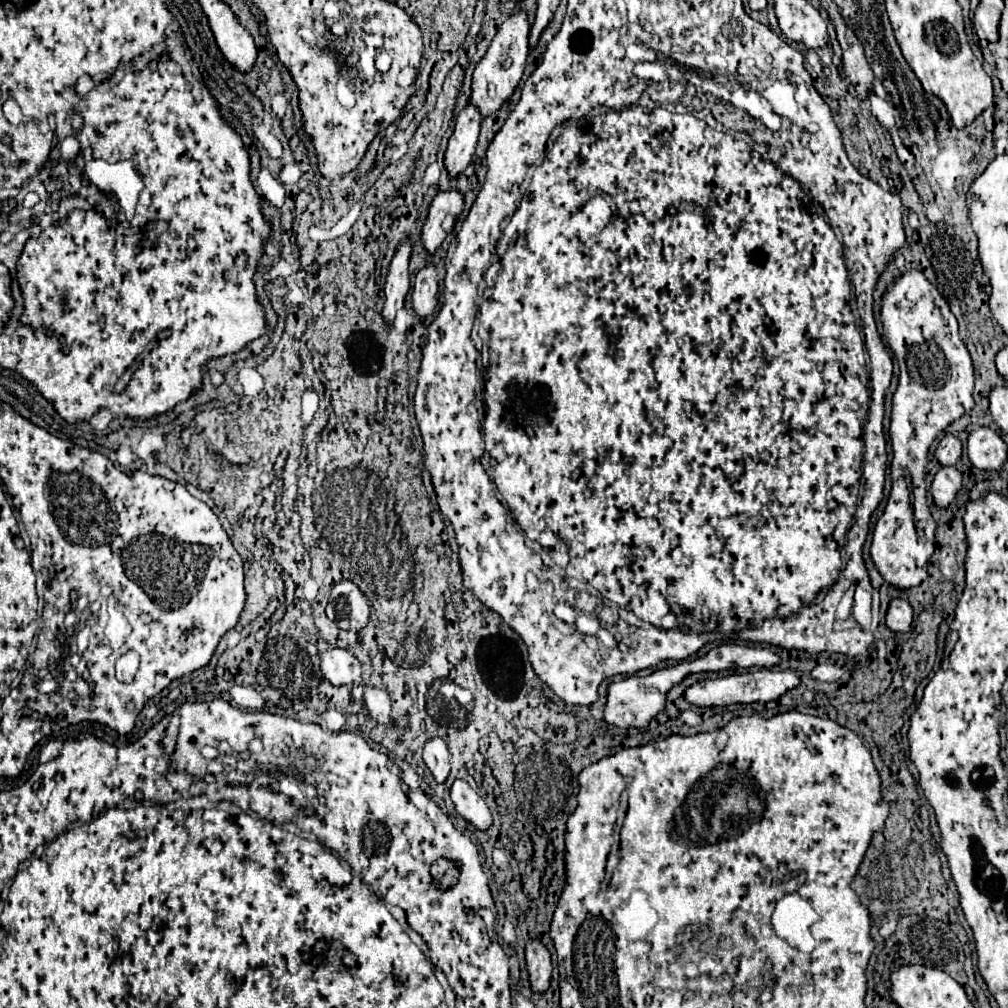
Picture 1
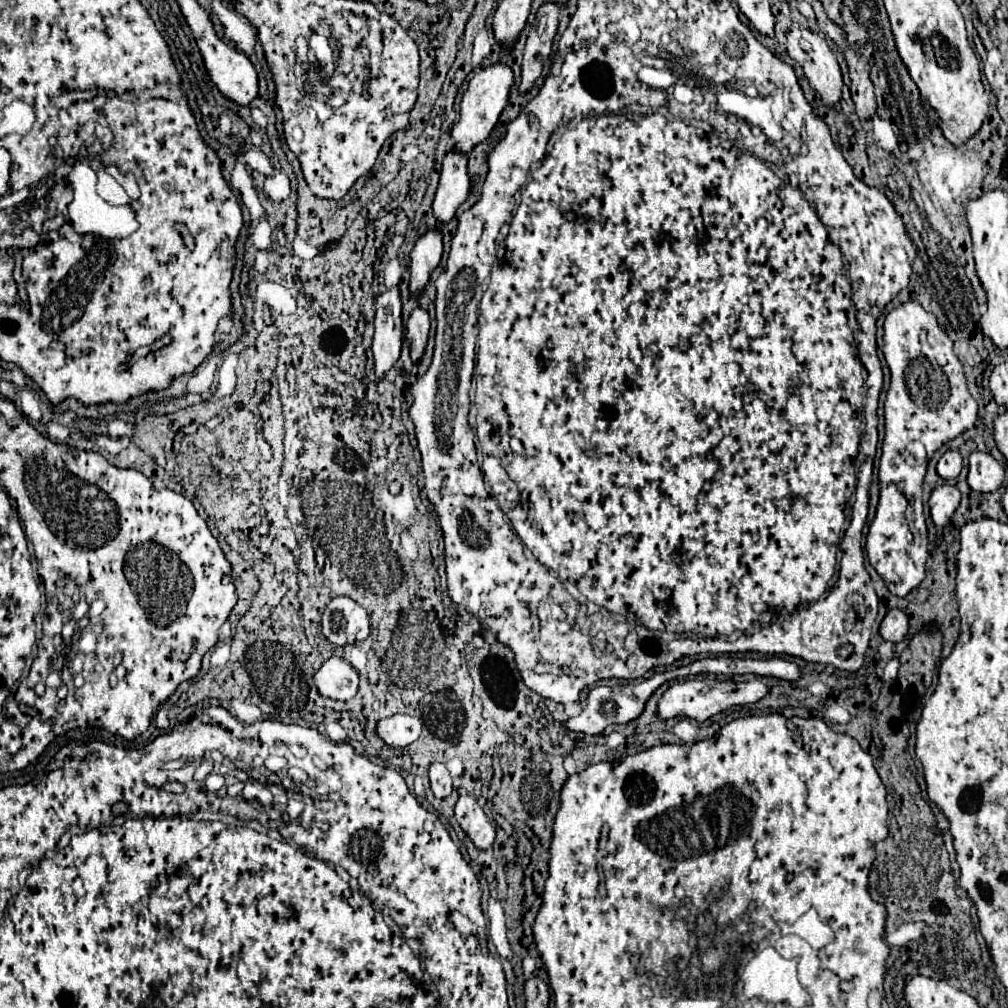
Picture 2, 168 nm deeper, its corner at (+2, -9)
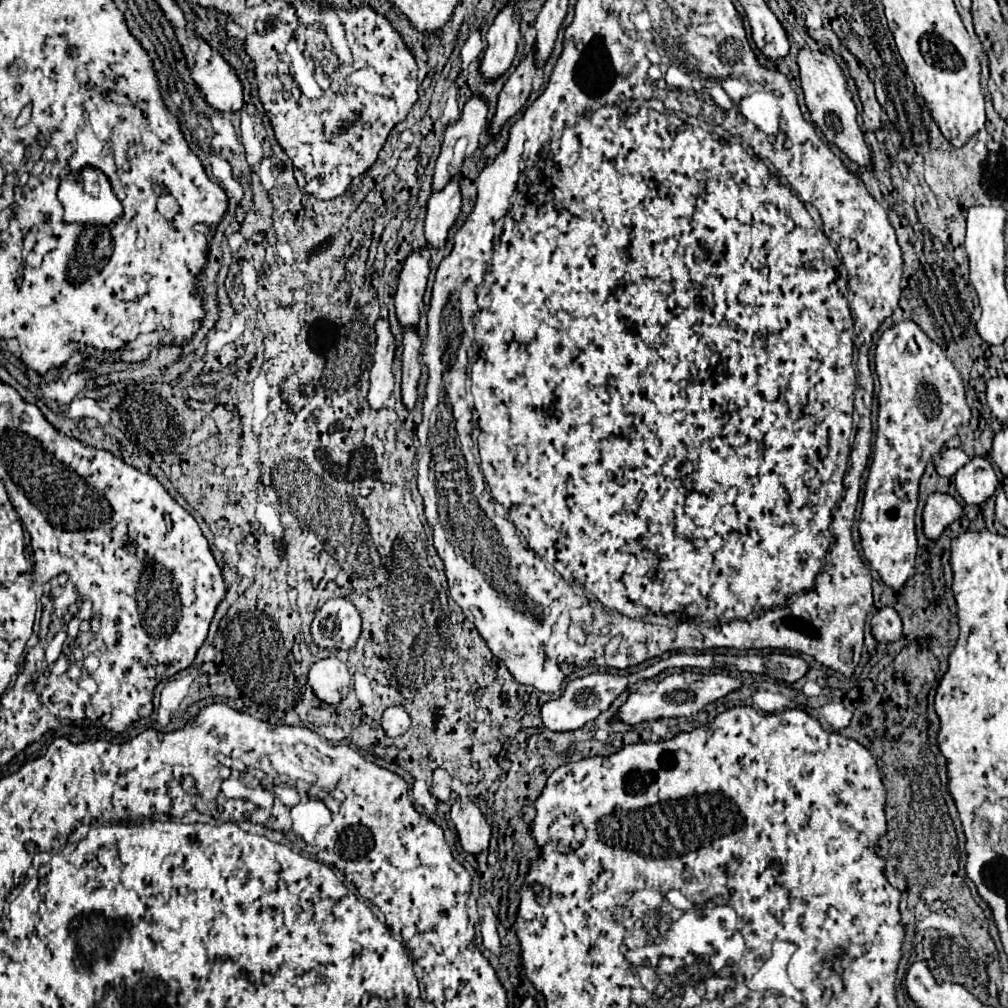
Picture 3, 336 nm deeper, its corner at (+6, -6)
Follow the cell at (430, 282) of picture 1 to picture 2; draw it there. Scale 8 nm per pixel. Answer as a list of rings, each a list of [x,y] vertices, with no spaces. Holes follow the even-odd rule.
[[[415,307],[407,321],[407,333],[405,333],[405,339],[411,345],[413,363],[417,363],[423,357],[423,351],[427,345],[427,335],[429,335],[429,315],[425,309]]]

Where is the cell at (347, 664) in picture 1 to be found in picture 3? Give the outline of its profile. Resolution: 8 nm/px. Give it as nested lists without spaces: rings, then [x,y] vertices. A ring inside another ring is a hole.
[[[335,656],[319,660],[309,670],[309,684],[315,696],[327,704],[341,702],[349,692],[349,682],[351,674],[347,666]]]

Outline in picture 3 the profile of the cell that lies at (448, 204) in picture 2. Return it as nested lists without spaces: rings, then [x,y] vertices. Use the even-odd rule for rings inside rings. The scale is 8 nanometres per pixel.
[[[453,178],[441,192],[433,192],[427,200],[425,236],[431,246],[443,246],[447,232],[461,212],[461,188],[459,180]]]

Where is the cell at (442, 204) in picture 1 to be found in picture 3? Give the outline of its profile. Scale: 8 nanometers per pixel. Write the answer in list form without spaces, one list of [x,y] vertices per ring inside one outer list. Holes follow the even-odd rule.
[[[415,248],[403,264],[399,274],[399,288],[395,294],[395,308],[401,326],[417,326],[419,304],[425,294],[429,276],[429,258],[423,256],[421,248]]]

